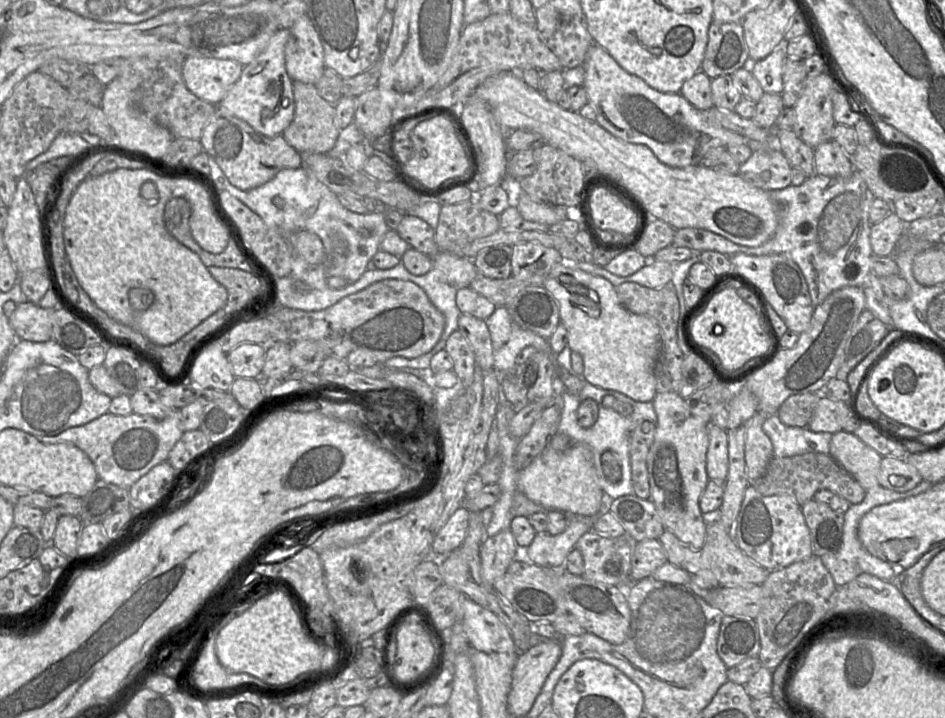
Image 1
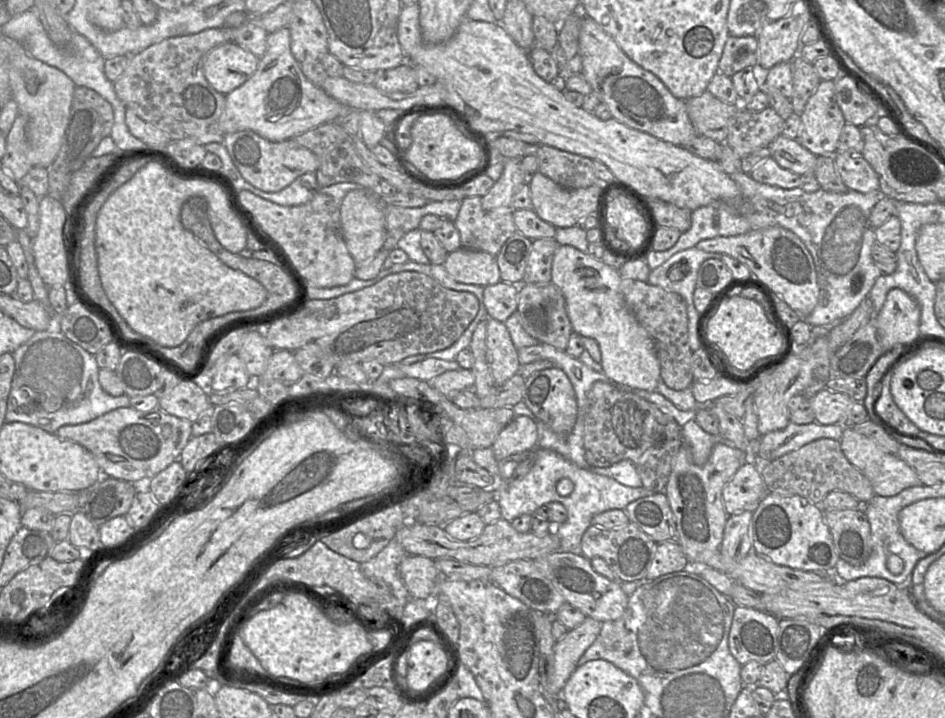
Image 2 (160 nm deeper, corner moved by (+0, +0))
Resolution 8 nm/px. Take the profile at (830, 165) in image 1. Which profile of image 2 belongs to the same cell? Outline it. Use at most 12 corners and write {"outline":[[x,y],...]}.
{"outline":[[835,153],[849,190],[879,190],[879,177],[862,155]]}

